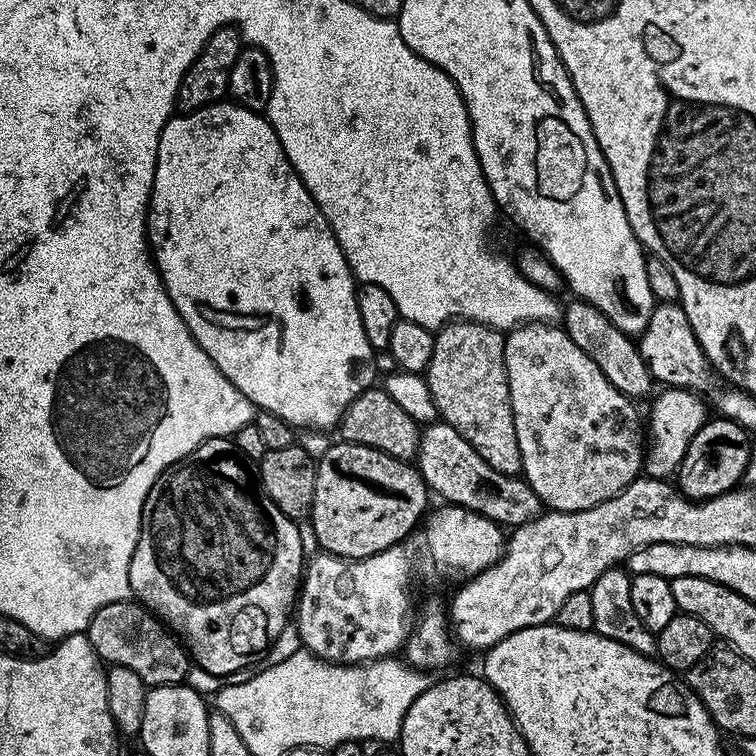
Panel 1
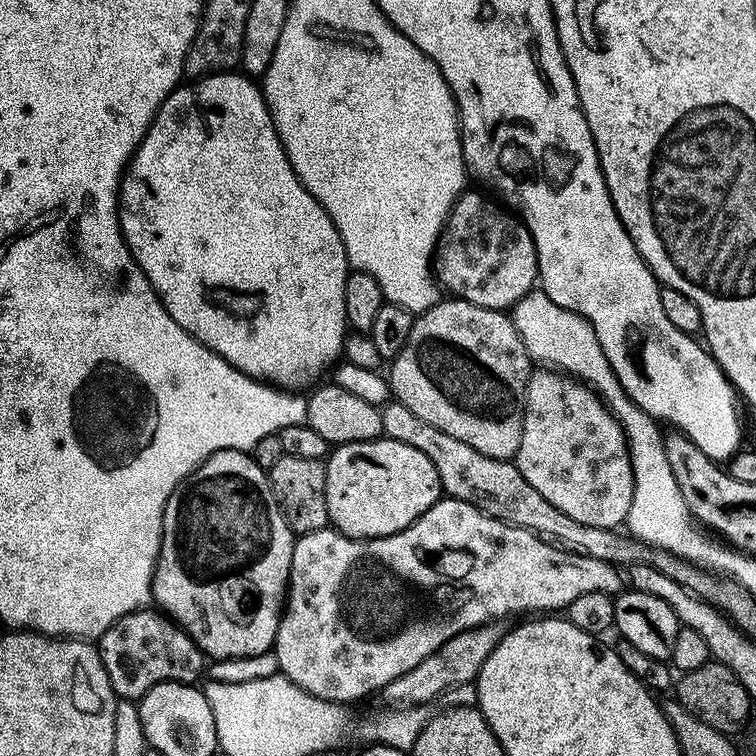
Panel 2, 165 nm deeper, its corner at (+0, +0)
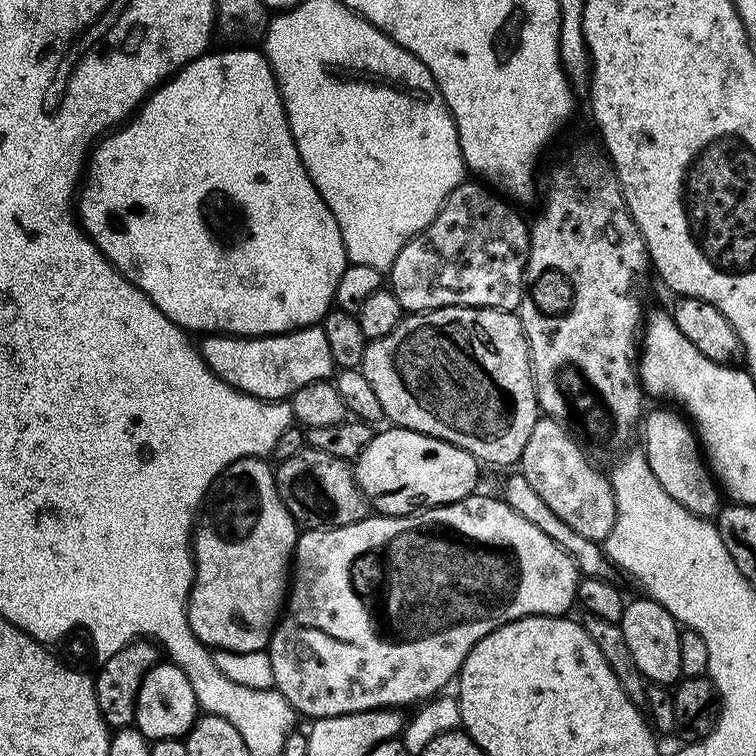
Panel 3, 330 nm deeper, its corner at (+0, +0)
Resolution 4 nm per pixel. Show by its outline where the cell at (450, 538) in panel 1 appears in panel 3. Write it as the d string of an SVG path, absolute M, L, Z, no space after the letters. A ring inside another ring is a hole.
M473 494L453 504L428 506L406 516L381 516L369 514L363 520L341 528L313 528L304 530L296 537L294 563L290 568L290 587L286 607L272 634L272 642L266 651L270 666L274 666L274 687L281 692L301 717L330 718L351 712L369 712L375 708L399 709L400 704L419 705L437 694L443 693L448 683L455 681L460 667L479 640L486 638L504 624L521 620L527 616L564 616L571 604L577 603L576 591L582 579L574 566L570 554L558 546L538 526L526 522L522 514L514 514L502 498Z

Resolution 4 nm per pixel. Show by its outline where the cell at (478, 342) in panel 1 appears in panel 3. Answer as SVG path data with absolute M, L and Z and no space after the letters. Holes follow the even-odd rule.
M455 304L449 308L431 308L428 312L405 315L397 328L390 330L390 334L368 341L362 371L366 382L370 382L370 386L374 389L374 398L378 398L384 416L392 419L389 421L395 427L414 430L450 442L469 452L477 462L484 466L497 464L498 467L504 468L507 464L519 465L522 450L526 450L526 442L530 439L530 434L534 434L536 421L542 416L540 404L536 400L536 379L532 376L532 352L528 348L528 339L516 312L503 312L497 308L463 308Z

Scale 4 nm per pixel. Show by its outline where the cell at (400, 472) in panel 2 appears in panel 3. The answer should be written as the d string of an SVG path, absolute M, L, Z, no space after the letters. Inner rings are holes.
M388 426L385 432L377 431L372 441L354 461L356 484L369 505L381 516L406 516L425 506L453 504L473 495L480 480L481 465L466 450L445 440L427 436L414 430Z

